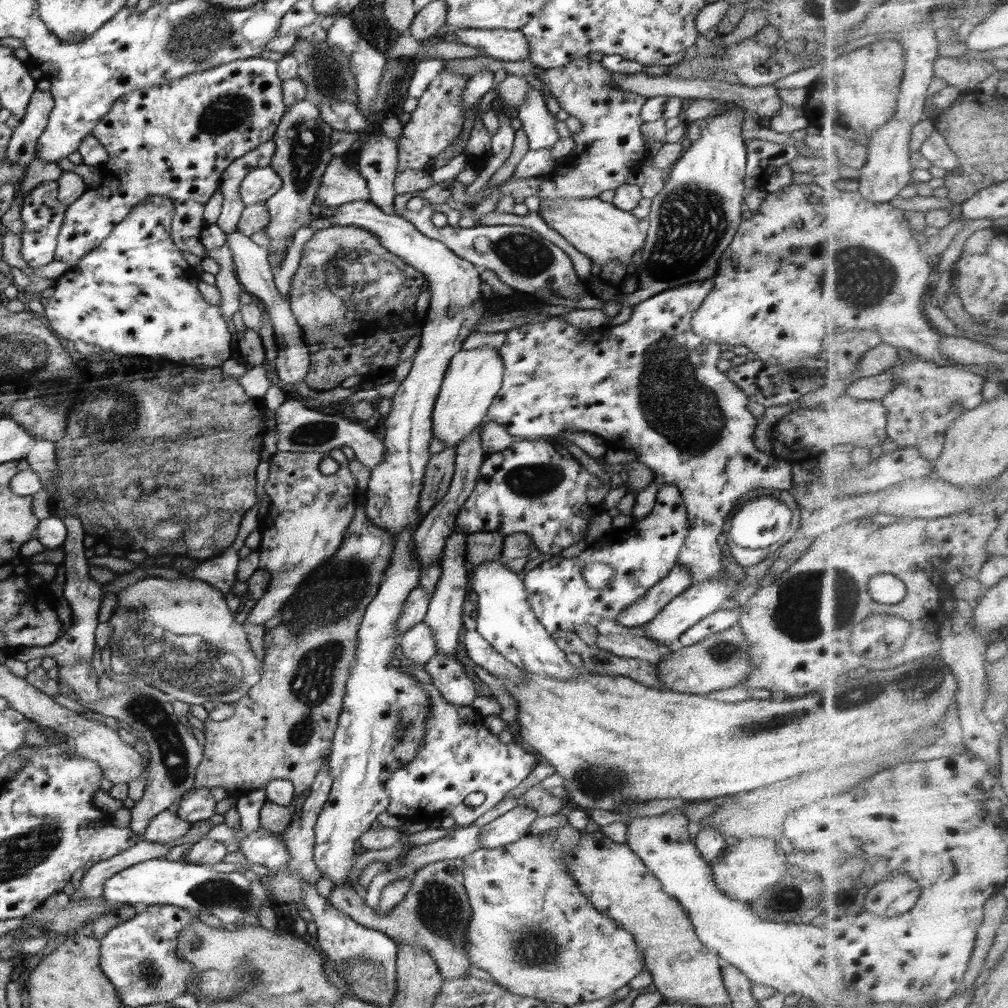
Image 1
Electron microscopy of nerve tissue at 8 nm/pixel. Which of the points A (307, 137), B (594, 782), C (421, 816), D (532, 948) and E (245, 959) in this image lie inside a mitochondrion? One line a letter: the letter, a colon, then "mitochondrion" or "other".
A: mitochondrion
B: mitochondrion
C: other
D: mitochondrion
E: mitochondrion

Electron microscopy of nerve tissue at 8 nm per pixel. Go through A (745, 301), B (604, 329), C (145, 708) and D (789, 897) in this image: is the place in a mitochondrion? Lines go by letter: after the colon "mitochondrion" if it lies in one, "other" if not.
A: other
B: other
C: mitochondrion
D: mitochondrion

